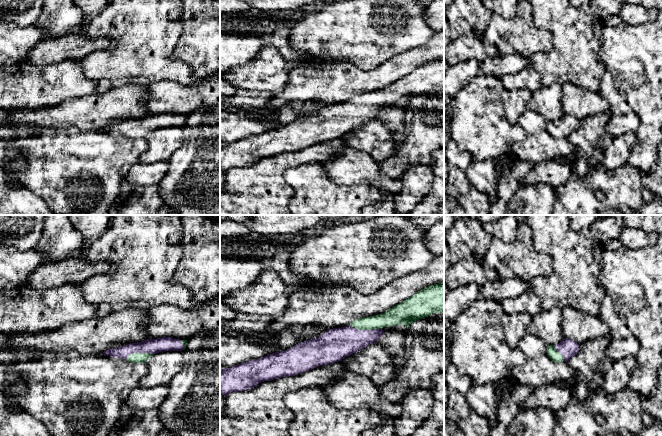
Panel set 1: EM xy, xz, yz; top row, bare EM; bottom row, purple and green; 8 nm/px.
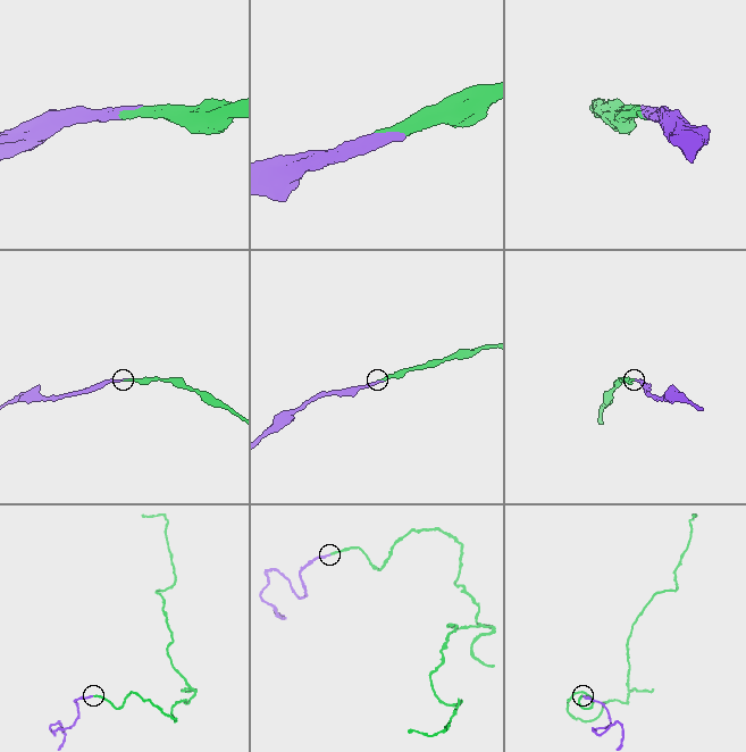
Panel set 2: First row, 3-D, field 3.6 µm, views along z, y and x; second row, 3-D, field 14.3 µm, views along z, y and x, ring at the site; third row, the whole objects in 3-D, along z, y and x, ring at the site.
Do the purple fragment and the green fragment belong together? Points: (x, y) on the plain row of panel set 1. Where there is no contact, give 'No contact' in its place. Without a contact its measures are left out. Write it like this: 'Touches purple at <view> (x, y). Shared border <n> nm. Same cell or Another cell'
Touches purple at xz (365, 106). Shared border 260 nm. Same cell

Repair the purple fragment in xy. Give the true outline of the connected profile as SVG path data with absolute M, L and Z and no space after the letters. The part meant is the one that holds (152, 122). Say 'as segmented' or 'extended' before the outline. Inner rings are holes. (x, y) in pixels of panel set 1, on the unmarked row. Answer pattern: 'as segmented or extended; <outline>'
extended; M161 113L158 115L149 114L139 119L130 119L118 124L108 125L103 130L119 135L126 135L132 139L145 139L154 130L163 127L185 126L187 116Z

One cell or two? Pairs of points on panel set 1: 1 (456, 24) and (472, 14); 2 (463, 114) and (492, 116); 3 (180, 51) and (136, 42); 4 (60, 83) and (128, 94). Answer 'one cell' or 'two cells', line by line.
1: one cell
2: one cell
3: two cells
4: two cells

